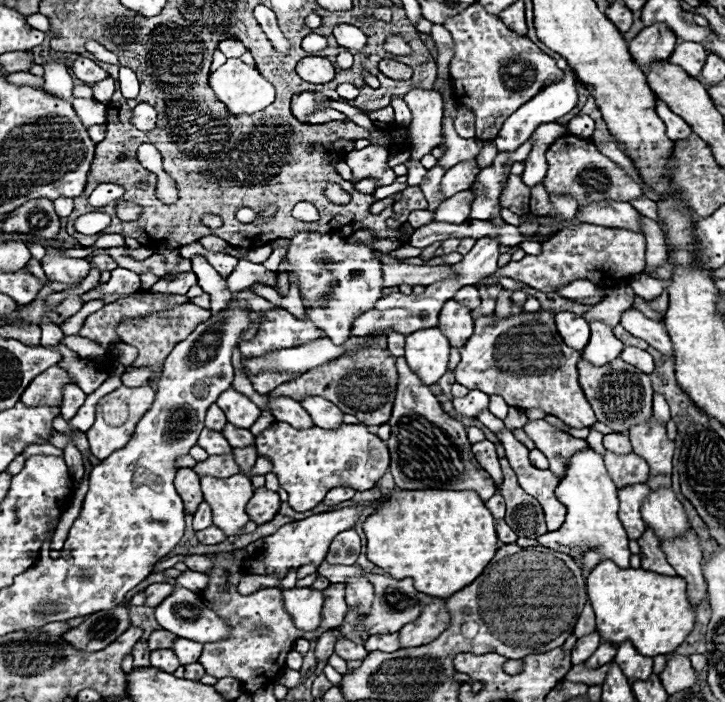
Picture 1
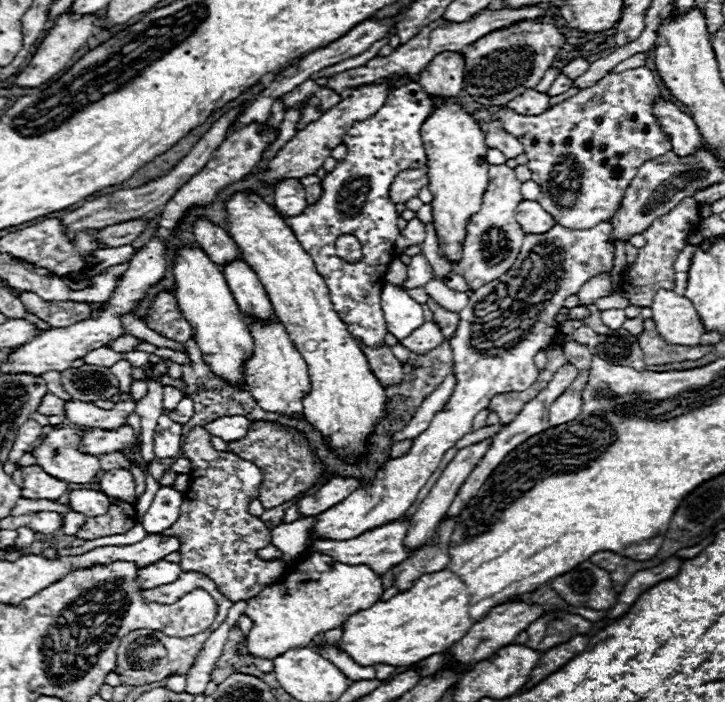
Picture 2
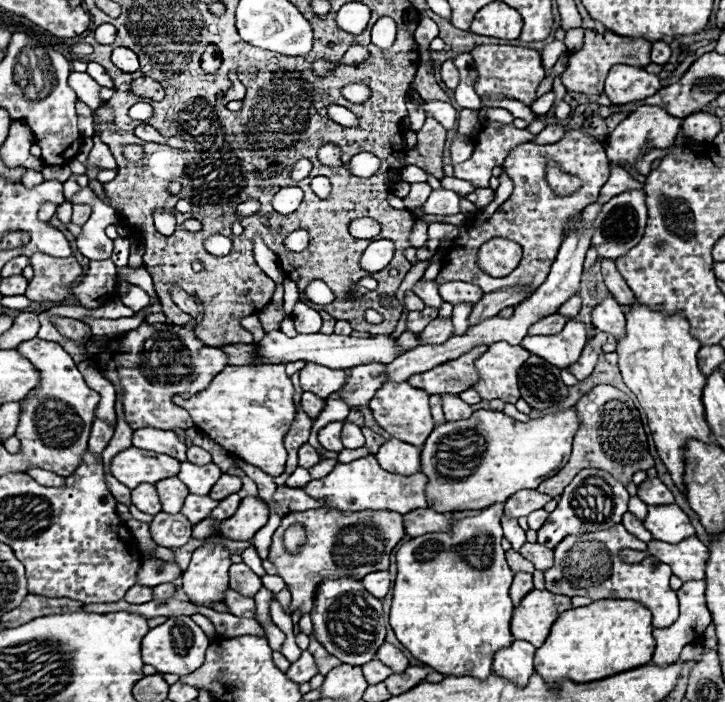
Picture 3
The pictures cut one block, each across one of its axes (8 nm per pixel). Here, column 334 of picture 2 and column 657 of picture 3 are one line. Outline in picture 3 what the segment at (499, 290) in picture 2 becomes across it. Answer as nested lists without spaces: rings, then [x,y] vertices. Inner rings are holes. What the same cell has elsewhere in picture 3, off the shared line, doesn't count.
[[[676,504],[648,506],[648,516],[644,520],[644,526],[652,532],[656,540],[670,544],[676,544],[696,534],[688,516]]]

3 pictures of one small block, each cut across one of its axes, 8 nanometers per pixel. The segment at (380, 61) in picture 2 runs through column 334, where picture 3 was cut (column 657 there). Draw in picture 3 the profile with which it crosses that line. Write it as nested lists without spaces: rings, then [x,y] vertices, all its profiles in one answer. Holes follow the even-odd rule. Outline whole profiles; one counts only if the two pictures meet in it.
[[[614,66],[606,78],[606,96],[612,104],[628,104],[654,96],[662,88],[660,76],[648,74],[644,68],[634,66]]]

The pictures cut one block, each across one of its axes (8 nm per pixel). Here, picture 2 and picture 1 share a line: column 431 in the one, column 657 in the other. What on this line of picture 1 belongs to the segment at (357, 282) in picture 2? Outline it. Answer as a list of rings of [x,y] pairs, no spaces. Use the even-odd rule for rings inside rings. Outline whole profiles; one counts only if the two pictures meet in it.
[[[656,100],[656,114],[662,118],[662,122],[666,124],[666,134],[672,142],[680,142],[680,140],[686,140],[690,138],[692,134],[692,128],[680,118],[676,116],[662,100]]]

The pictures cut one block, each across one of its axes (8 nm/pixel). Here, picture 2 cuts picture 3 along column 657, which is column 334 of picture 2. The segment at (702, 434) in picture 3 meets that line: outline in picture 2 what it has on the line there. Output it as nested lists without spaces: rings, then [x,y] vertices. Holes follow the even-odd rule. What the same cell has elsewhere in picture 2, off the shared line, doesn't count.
[[[236,192],[224,202],[224,210],[228,214],[226,222],[232,240],[236,240],[244,260],[260,276],[272,300],[274,314],[284,322],[308,366],[310,392],[302,402],[306,420],[326,436],[338,454],[354,460],[364,452],[364,438],[384,414],[384,386],[372,374],[364,352],[332,308],[322,276],[316,272],[310,254],[288,228],[286,218],[254,192]]]

